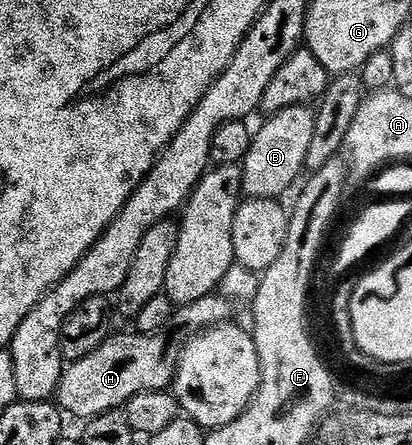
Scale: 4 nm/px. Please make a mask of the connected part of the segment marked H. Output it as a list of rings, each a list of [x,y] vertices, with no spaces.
[[[136,331],[111,335],[91,355],[78,361],[70,361],[62,368],[61,381],[57,384],[55,401],[66,414],[74,413],[80,419],[92,419],[112,409],[122,408],[135,395],[165,391],[171,385],[171,361],[169,345],[161,335],[142,335]]]

